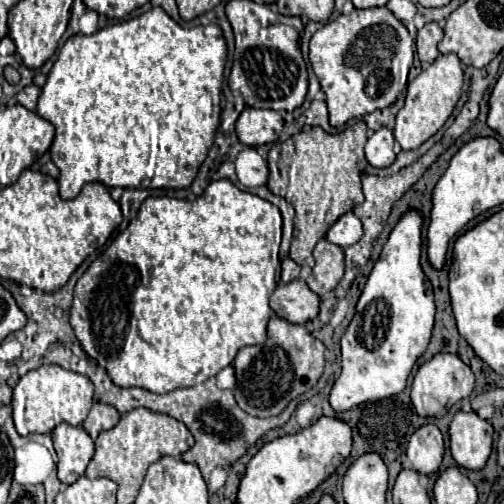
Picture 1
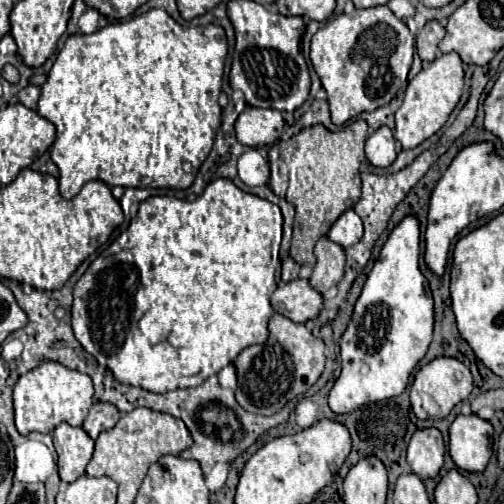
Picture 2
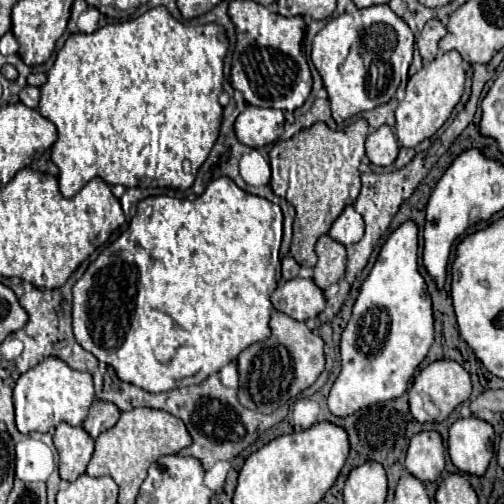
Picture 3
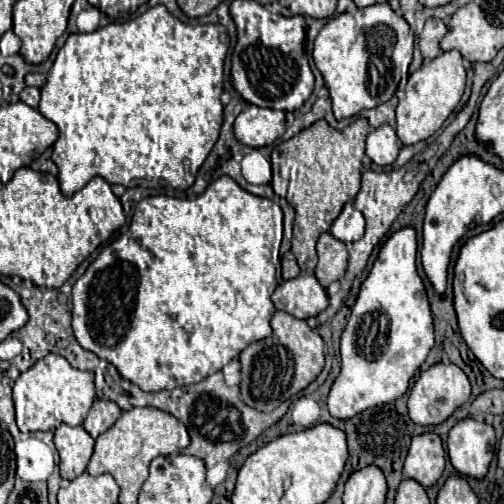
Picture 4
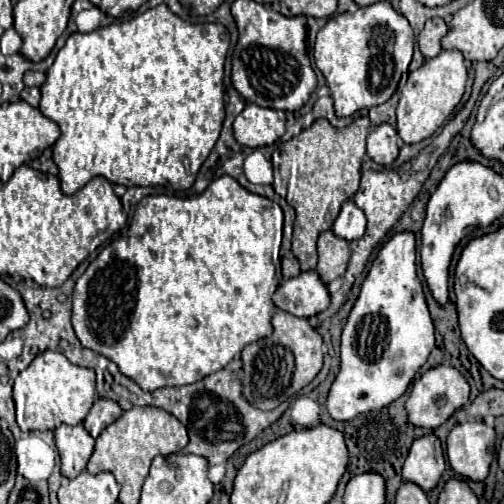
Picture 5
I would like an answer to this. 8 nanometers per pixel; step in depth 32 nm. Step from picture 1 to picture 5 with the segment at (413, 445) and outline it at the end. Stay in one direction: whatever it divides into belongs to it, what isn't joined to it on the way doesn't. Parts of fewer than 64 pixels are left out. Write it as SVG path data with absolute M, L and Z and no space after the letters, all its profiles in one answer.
M436 436L416 438L402 466L402 480L420 486L424 492L430 492L438 486L442 472L444 454L440 440Z

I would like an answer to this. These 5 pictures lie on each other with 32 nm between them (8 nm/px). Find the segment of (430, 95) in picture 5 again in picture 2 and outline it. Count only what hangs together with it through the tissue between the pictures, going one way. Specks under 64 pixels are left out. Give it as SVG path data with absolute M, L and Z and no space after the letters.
M456 52L440 54L424 70L420 70L408 82L402 106L396 110L394 136L402 144L402 148L416 148L420 142L436 134L446 124L448 116L458 104L462 88L464 88L464 70L462 70L462 60Z

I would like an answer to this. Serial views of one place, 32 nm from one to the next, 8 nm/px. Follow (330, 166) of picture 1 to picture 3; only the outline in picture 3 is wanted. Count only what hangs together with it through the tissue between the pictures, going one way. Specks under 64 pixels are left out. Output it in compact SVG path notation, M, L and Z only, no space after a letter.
M362 118L344 130L330 130L324 122L316 122L289 140L273 145L270 151L270 186L296 210L290 252L300 266L314 268L316 240L326 234L340 212L358 198L360 162L364 158L364 140L368 132L370 126Z

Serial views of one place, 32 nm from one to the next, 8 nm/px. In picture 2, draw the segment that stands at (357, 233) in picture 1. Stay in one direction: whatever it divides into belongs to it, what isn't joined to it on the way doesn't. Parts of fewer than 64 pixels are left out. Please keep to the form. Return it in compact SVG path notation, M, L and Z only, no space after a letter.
M348 208L348 210L332 224L332 228L330 228L330 232L328 232L328 238L330 238L332 242L340 244L342 248L348 248L348 246L356 244L356 242L362 238L362 234L364 234L364 228L362 228L360 216L358 216L352 208Z

